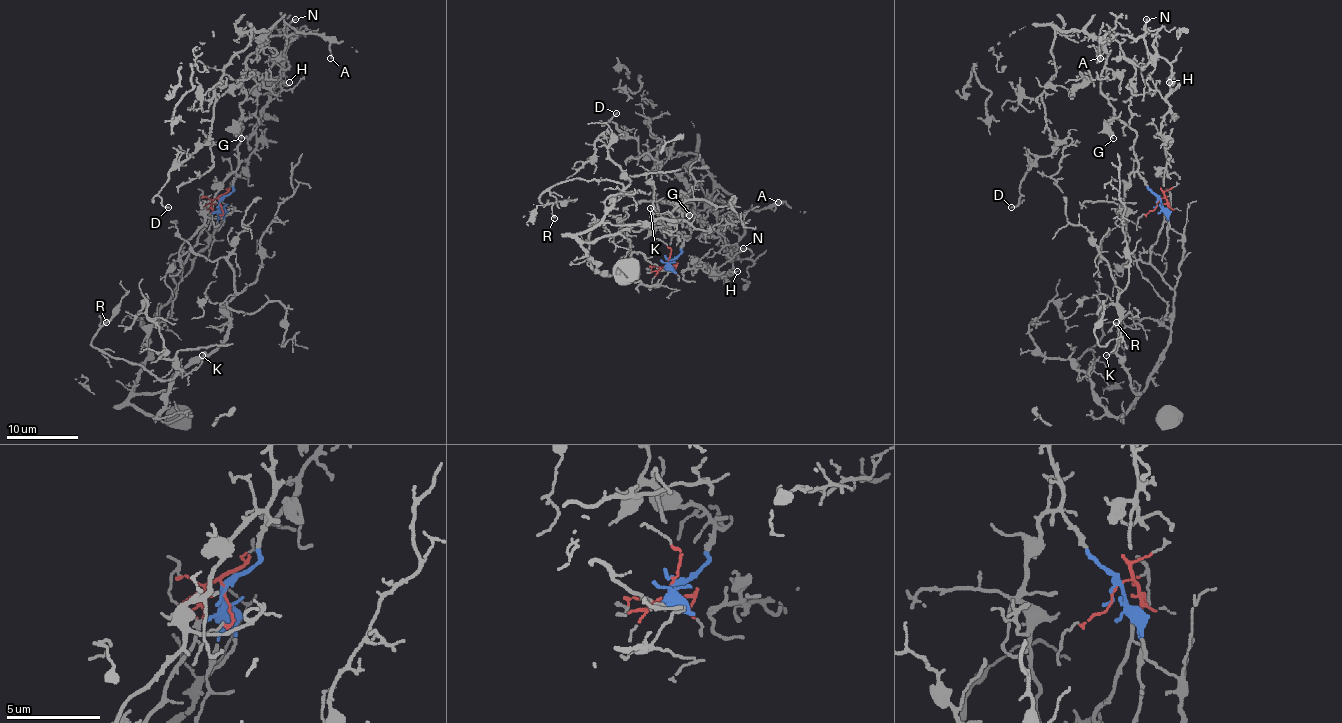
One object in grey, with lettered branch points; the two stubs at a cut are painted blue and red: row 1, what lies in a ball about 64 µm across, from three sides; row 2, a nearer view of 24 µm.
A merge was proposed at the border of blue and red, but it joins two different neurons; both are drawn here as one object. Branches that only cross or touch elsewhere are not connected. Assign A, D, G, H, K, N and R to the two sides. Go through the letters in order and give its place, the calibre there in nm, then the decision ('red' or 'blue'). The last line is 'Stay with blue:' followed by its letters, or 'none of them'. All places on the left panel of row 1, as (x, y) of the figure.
A: (330, 58) | 120 nm | blue
D: (168, 207) | 130 nm | blue
G: (241, 138) | 180 nm | blue
H: (289, 82) | 150 nm | blue
K: (202, 355) | 110 nm | red
N: (295, 19) | 220 nm | blue
R: (106, 322) | 110 nm | red
Stay with blue: A, D, G, H, N

